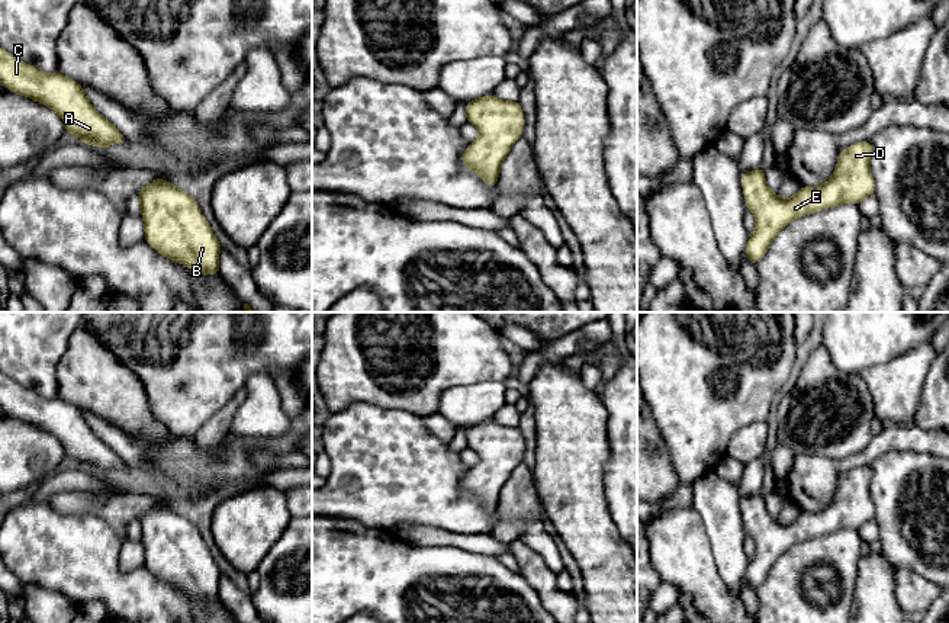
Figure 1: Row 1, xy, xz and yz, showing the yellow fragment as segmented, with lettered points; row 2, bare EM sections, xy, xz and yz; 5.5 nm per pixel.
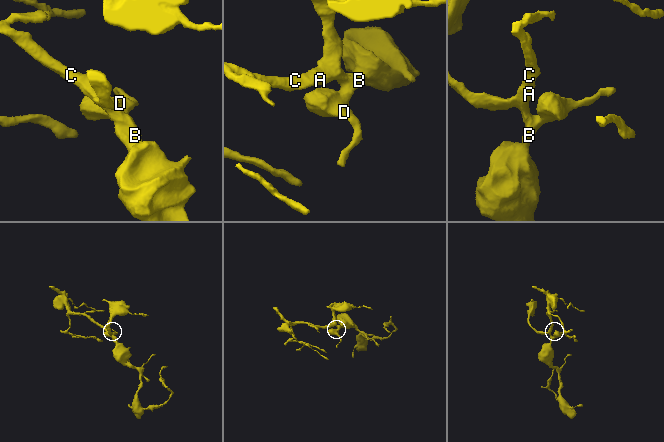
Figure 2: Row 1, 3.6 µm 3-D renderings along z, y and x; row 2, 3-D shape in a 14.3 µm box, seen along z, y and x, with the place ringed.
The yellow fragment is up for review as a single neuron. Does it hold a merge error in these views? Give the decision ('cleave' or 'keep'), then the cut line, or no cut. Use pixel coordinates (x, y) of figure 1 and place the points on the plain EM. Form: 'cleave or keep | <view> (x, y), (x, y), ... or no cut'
keep | no cut

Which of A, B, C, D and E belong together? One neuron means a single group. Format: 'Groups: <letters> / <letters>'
Groups: A B C D E

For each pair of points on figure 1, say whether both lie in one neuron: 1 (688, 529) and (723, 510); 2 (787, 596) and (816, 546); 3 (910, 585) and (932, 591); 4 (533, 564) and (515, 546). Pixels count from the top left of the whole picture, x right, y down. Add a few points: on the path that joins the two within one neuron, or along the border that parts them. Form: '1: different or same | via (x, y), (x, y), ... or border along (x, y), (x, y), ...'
1: different | border along (694, 507), (701, 519), (713, 554)
2: same | via (787, 584), (788, 574), (804, 558)
3: same | via (916, 591), (926, 591)
4: same | via (528, 559), (520, 551)

